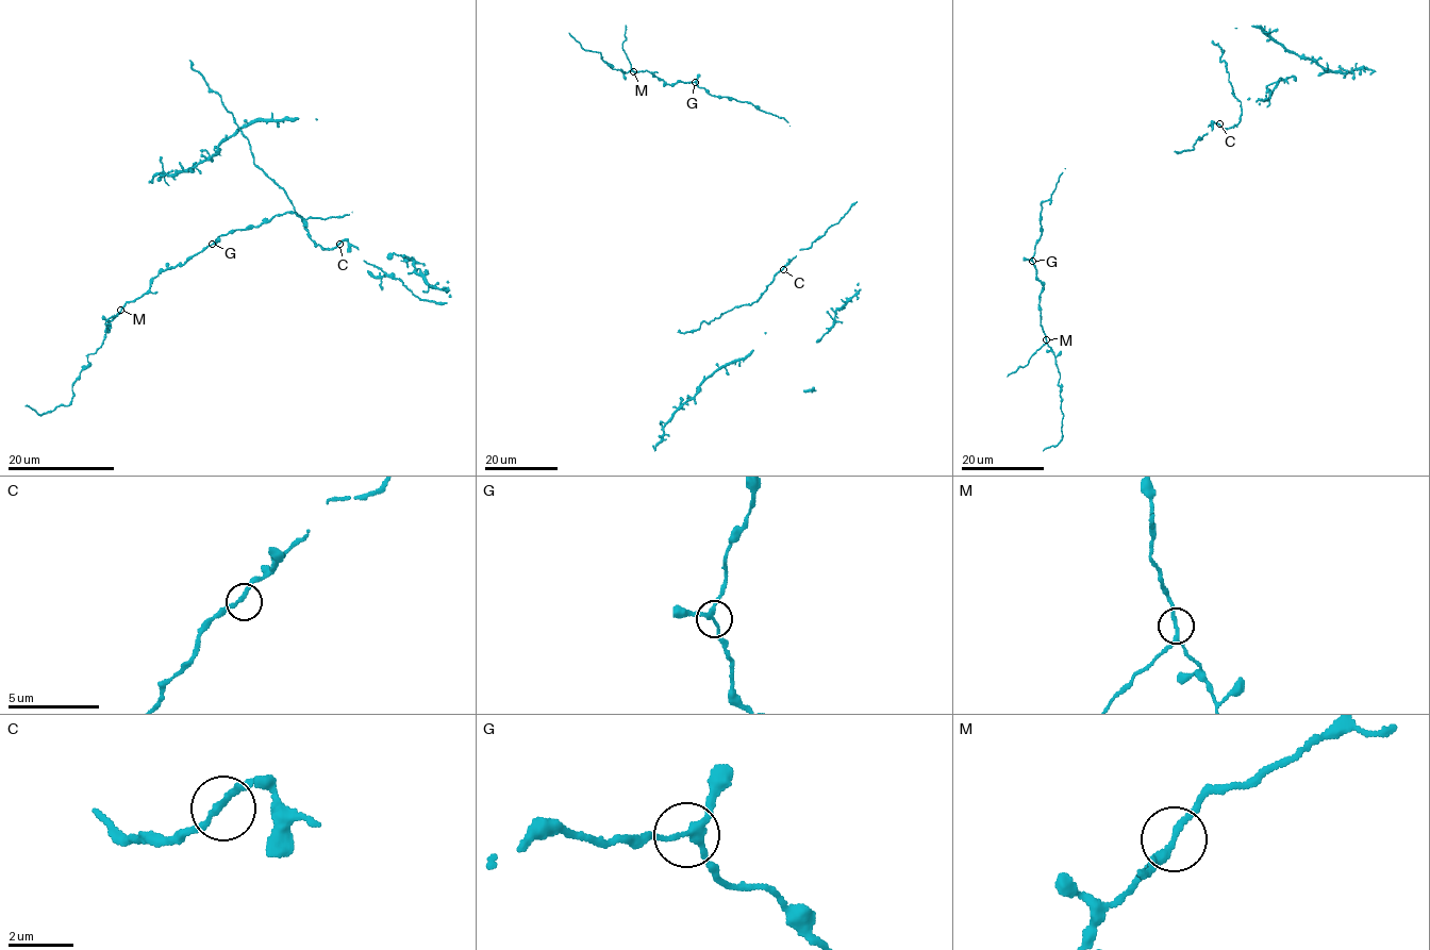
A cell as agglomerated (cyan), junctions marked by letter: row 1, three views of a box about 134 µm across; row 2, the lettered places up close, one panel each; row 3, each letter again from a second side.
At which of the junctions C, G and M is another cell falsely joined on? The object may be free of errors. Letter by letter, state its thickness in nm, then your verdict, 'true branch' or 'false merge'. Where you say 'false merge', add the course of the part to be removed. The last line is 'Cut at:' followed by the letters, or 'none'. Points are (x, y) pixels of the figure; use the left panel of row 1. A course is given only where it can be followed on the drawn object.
C: 190 nm thick; true branch
G: 190 nm thick; true branch
M: 180 nm thick; true branch
Cut at: none

